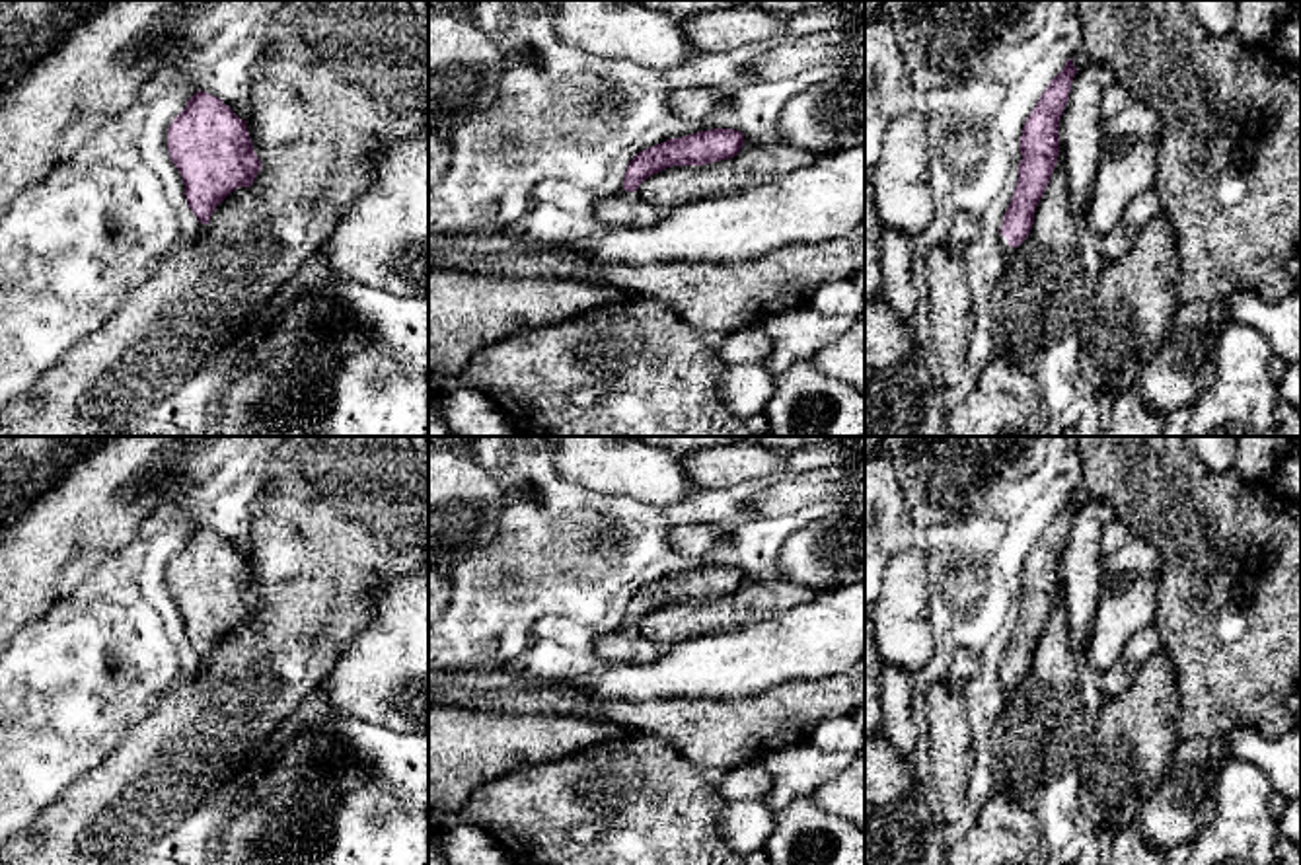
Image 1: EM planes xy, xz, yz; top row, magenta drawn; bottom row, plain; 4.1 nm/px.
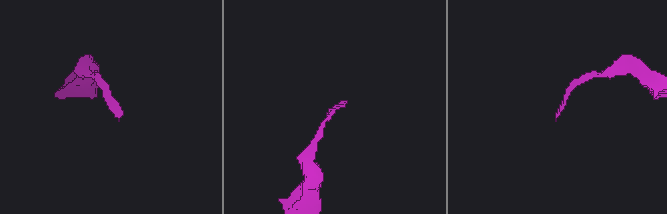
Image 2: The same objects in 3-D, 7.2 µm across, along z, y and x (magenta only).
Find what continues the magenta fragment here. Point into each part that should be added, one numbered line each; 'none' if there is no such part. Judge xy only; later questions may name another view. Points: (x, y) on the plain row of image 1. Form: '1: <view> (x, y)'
none

